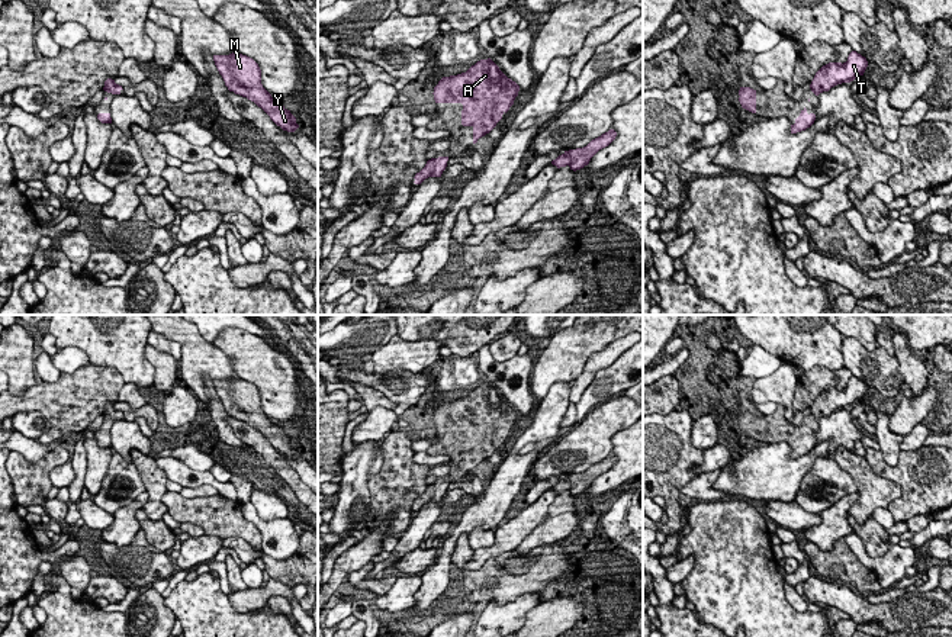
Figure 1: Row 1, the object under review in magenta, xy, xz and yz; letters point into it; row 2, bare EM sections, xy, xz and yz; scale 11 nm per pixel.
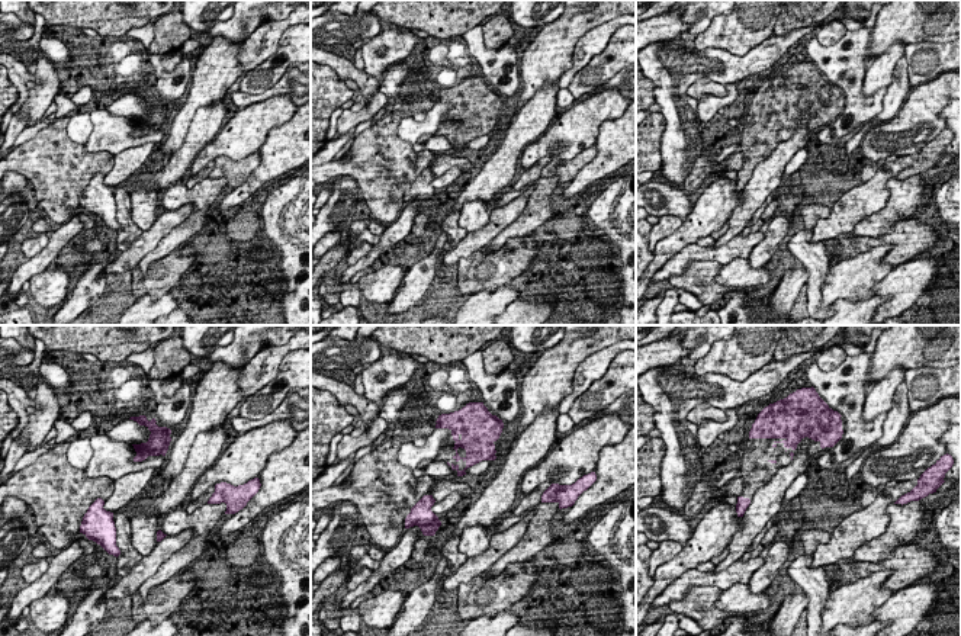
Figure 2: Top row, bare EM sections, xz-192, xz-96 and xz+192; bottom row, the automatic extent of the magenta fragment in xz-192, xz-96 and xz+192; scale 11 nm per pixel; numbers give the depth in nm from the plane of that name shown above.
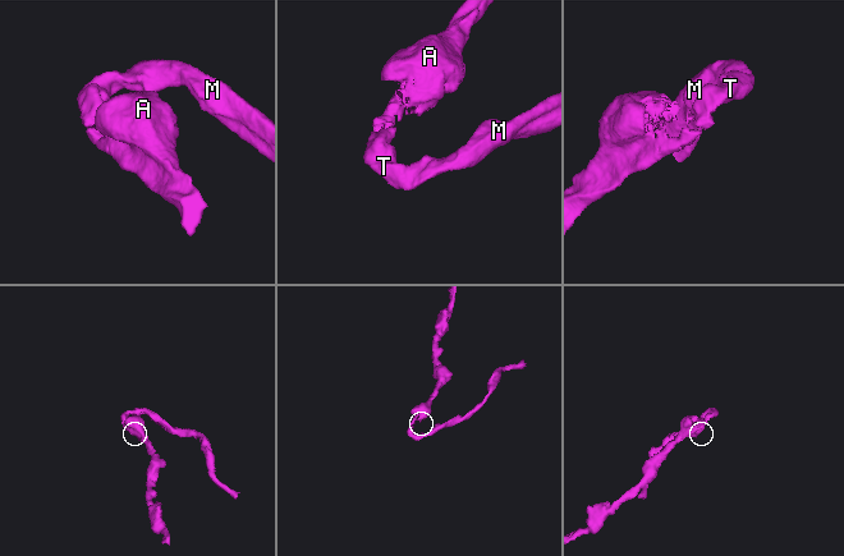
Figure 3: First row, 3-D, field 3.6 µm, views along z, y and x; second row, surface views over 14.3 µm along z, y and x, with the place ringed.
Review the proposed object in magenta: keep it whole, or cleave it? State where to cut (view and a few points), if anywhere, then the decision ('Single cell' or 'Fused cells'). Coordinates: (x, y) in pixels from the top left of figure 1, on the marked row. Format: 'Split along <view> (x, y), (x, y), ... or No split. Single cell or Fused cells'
No split. Single cell

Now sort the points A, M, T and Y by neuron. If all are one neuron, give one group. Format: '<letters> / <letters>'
A M T Y

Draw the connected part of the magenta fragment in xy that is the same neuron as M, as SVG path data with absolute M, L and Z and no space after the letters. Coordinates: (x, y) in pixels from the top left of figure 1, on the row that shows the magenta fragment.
M234 51L229 55L213 55L213 61L229 91L254 102L283 131L295 132L299 128L290 110L263 87L261 70L253 58Z

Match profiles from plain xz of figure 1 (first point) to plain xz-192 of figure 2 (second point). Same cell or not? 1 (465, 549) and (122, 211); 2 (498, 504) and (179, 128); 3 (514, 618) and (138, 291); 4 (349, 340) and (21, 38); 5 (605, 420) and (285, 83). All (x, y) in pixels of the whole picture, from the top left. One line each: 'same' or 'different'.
1: same
2: different
3: different
4: same
5: different

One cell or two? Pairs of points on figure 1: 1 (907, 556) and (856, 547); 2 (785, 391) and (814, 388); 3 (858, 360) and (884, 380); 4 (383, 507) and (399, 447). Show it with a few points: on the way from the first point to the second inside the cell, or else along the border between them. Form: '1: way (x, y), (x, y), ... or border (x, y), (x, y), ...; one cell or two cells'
1: way (894, 562), (868, 560); one cell
2: border (798, 379), (794, 388), (793, 411); two cells
3: way (864, 364), (878, 375); one cell
4: way (392, 492), (398, 483), (398, 462); one cell

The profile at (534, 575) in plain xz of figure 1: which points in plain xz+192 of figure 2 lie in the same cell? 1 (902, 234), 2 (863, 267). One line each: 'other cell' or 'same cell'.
1: same cell
2: other cell

